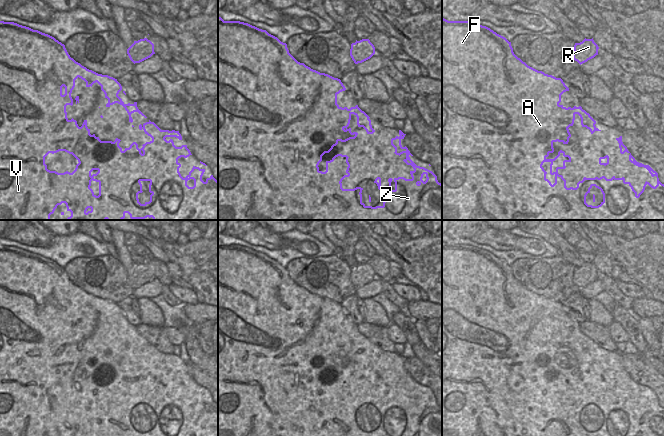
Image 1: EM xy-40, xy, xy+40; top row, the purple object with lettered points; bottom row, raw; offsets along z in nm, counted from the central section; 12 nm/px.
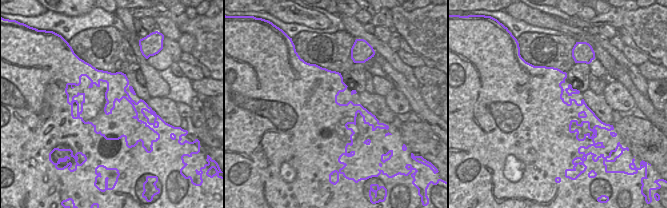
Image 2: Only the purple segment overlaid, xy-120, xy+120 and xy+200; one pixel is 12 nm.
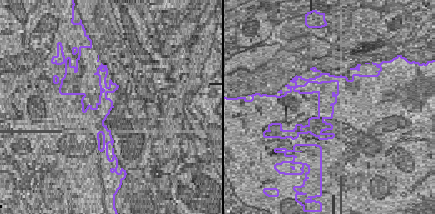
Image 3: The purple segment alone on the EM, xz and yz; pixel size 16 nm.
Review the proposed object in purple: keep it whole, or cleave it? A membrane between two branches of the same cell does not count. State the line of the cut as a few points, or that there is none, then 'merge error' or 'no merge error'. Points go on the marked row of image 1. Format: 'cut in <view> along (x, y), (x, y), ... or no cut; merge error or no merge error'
no cut; no merge error

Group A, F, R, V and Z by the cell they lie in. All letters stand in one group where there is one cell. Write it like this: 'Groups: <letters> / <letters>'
Groups: A F R V Z

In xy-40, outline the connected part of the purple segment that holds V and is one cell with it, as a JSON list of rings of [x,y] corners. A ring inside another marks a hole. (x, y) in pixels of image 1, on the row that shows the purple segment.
[[[0,21],[0,220],[51,220],[50,215],[62,203],[71,212],[67,220],[123,220],[126,213],[131,219],[218,220],[218,181],[211,175],[204,182],[202,176],[205,169],[195,166],[185,178],[179,172],[181,164],[178,159],[192,154],[187,145],[176,147],[172,139],[165,139],[176,137],[182,140],[179,131],[161,130],[149,120],[140,124],[139,129],[143,129],[152,140],[143,144],[141,149],[133,142],[123,151],[119,146],[120,139],[101,141],[95,134],[90,134],[87,120],[79,127],[76,120],[67,118],[66,106],[73,105],[71,93],[78,77],[86,82],[86,87],[92,87],[97,82],[108,99],[106,107],[115,103],[122,105],[129,115],[129,122],[133,122],[131,114],[134,112],[147,118],[138,109],[137,102],[125,104],[118,96],[122,86],[117,79],[82,66],[70,57],[65,45],[54,37],[14,22]],[[59,151],[72,154],[78,160],[72,173],[47,169],[45,157]],[[92,180],[99,183],[98,196],[90,188]],[[142,181],[150,182],[151,193],[150,201],[144,204],[138,199],[138,194],[143,192]]]

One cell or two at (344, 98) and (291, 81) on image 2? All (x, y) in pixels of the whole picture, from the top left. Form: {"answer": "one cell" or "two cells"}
{"answer": "one cell"}

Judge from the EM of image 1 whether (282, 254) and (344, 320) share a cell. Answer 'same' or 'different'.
different

